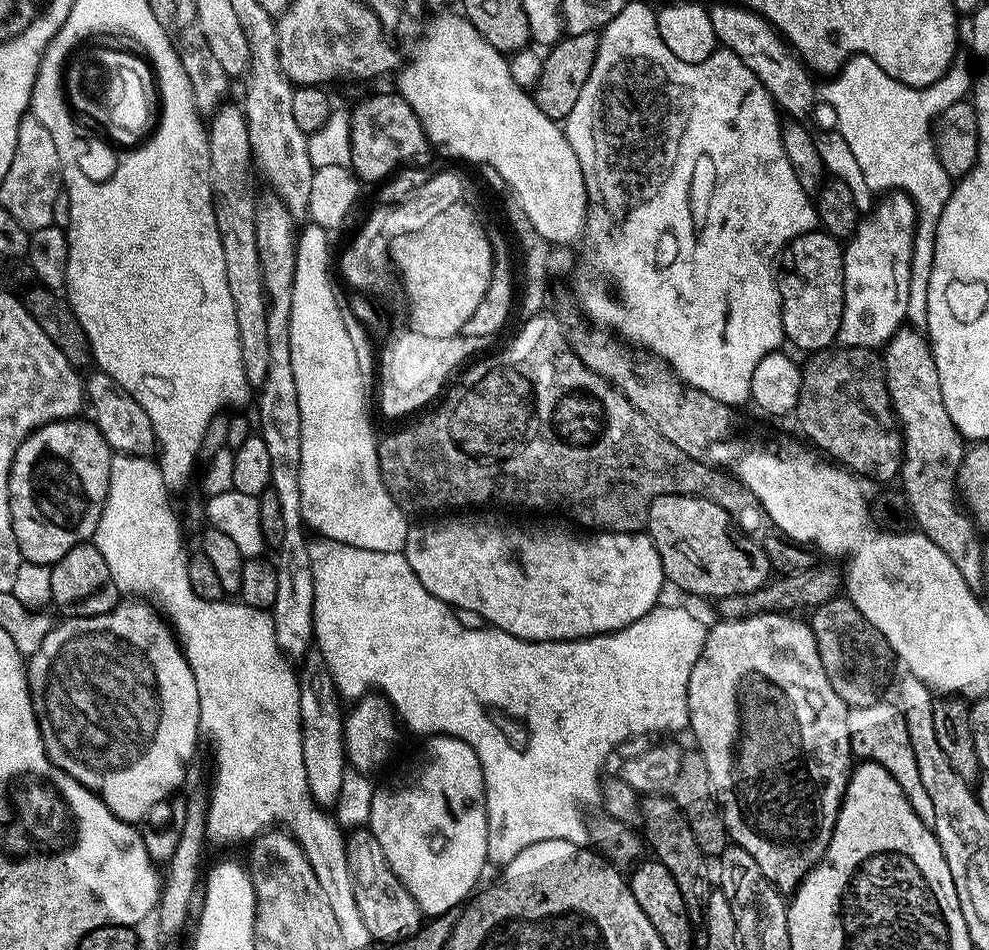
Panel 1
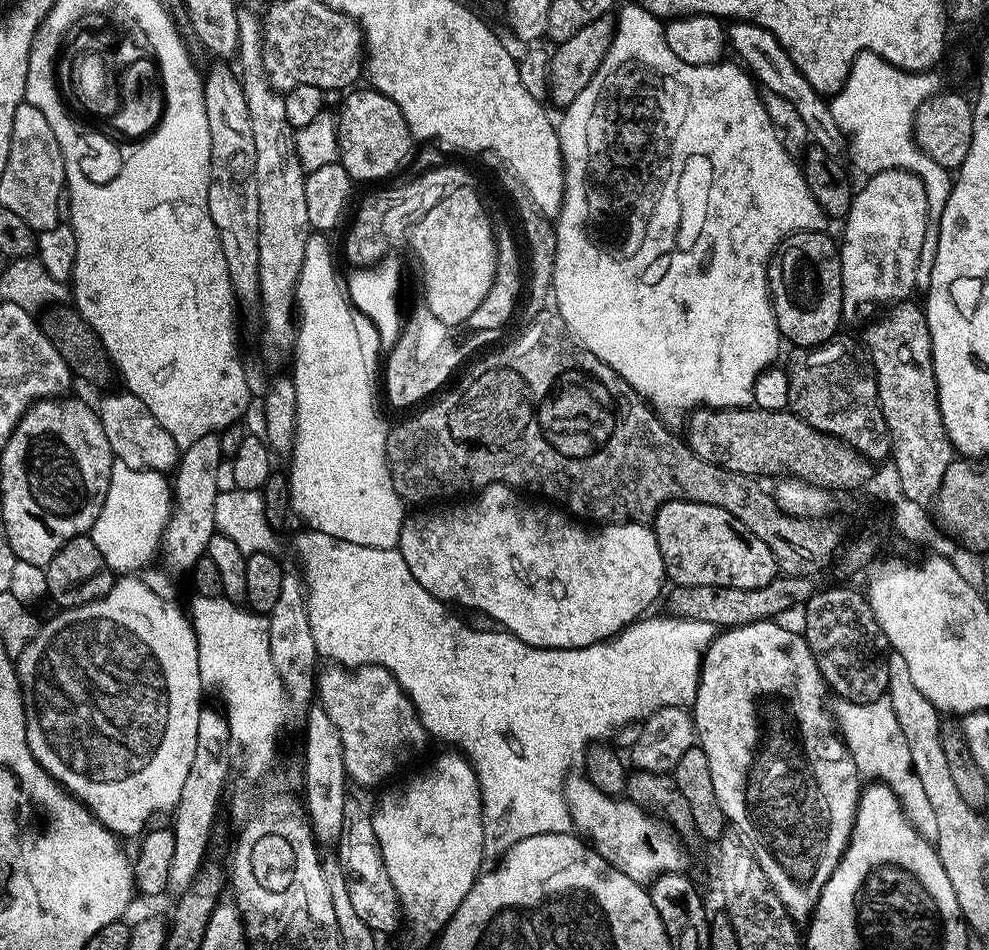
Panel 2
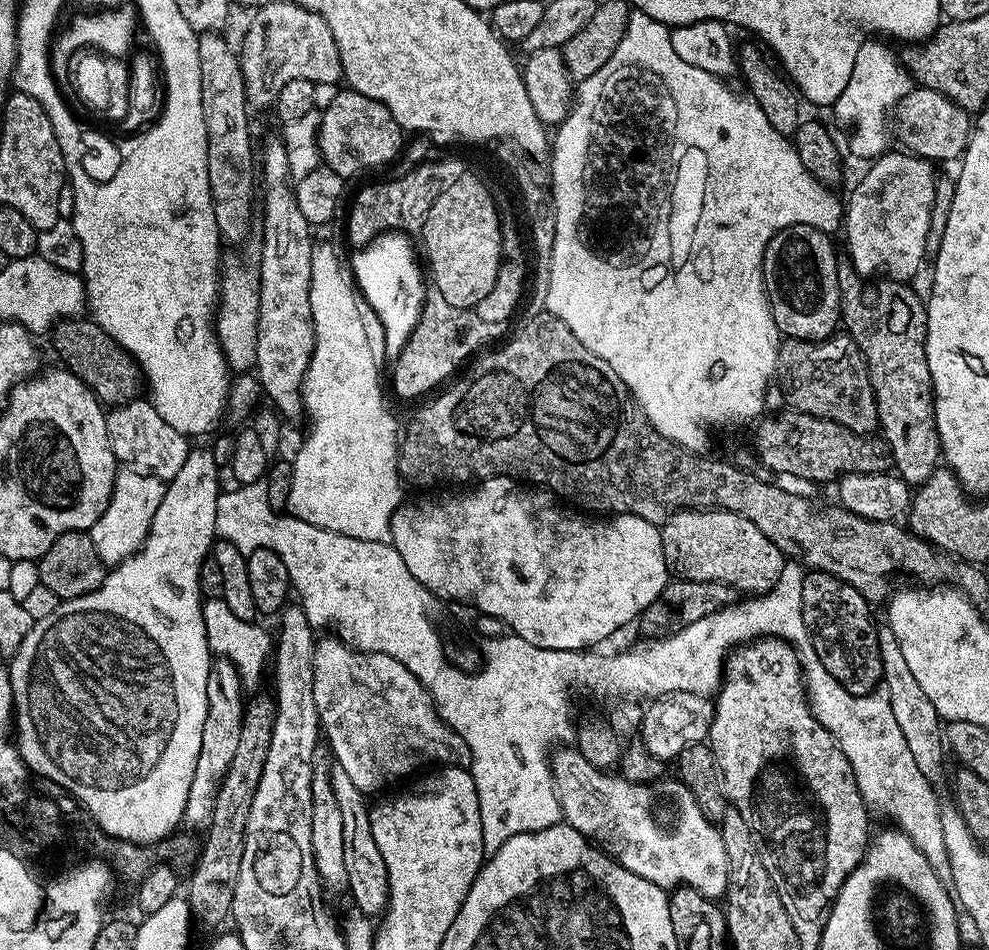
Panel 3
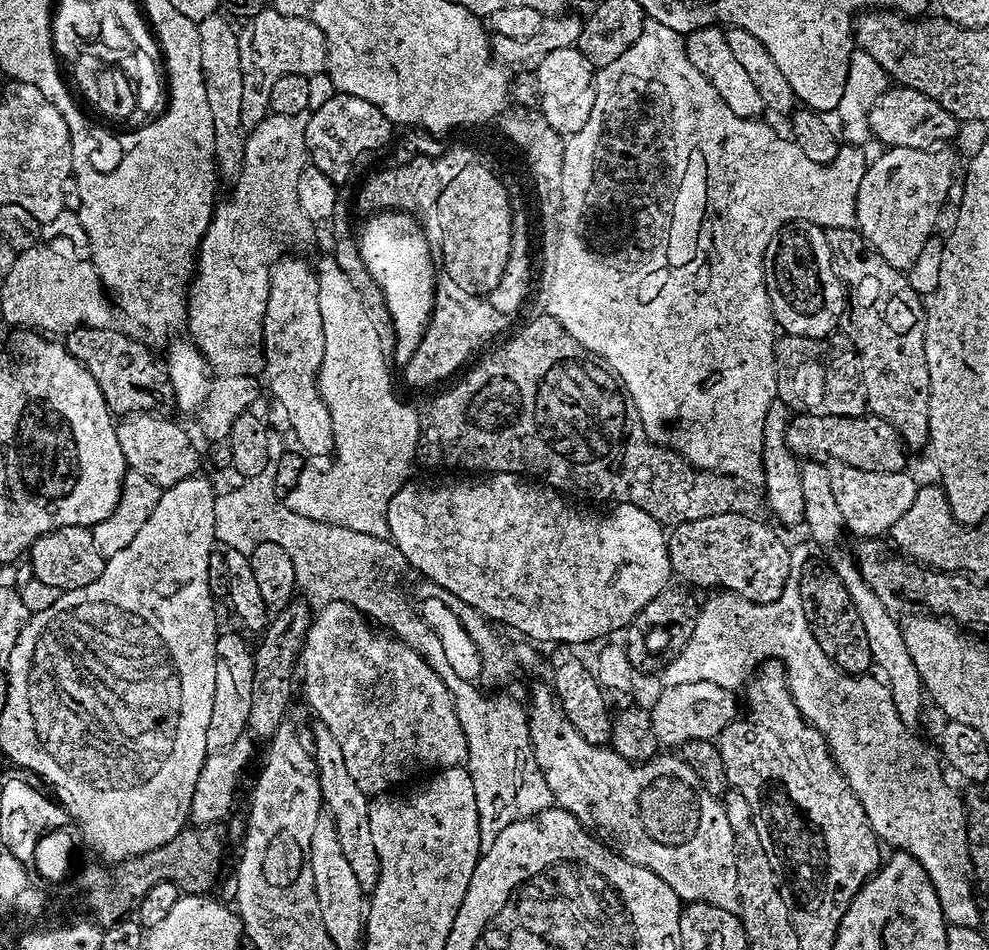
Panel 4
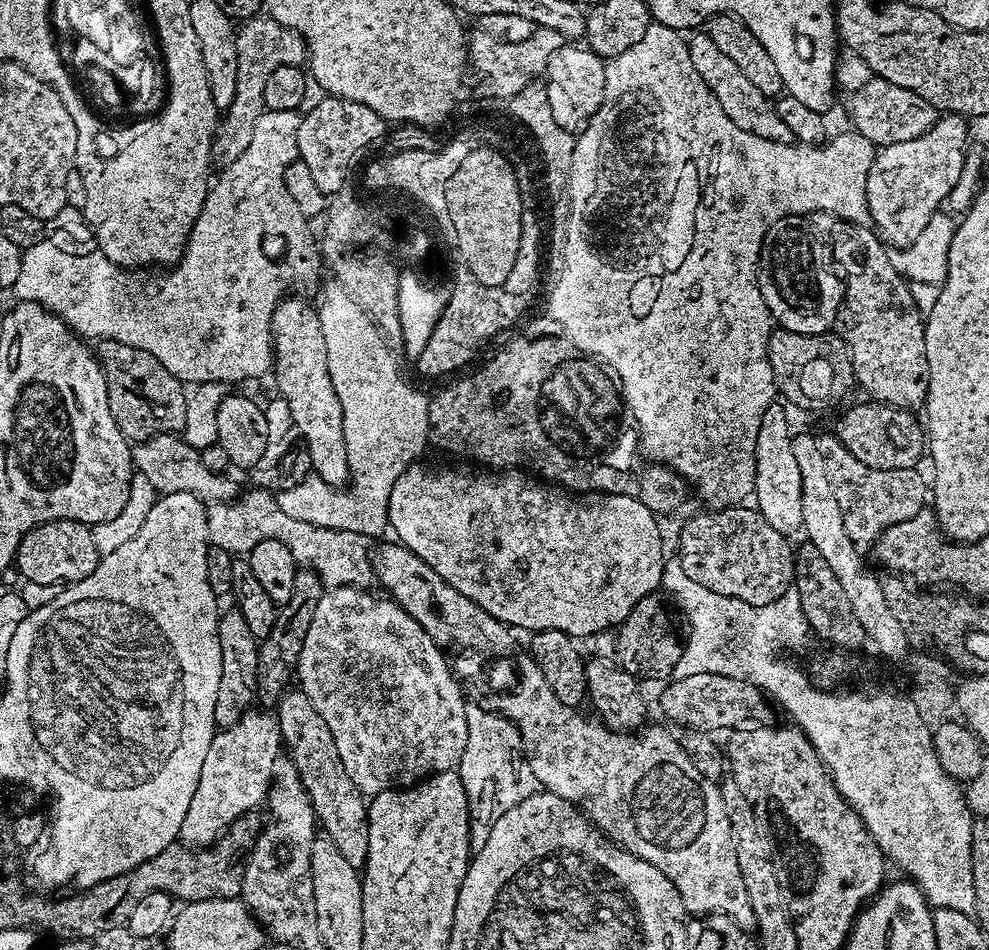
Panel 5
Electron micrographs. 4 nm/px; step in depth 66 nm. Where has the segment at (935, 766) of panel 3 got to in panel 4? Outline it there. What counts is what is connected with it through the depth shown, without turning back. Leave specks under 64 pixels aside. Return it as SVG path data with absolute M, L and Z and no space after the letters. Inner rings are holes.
M832 548L826 555L827 563L832 565L833 570L838 574L842 586L850 594L854 602L854 608L858 610L858 618L862 618L862 626L866 639L870 642L870 654L875 667L881 668L883 679L889 688L892 689L892 701L896 703L898 714L902 722L909 726L916 726L920 720L920 711L926 704L926 693L920 682L918 666L914 666L914 658L910 658L910 650L906 650L906 638L901 621L886 606L882 606L882 598L870 590L860 573L860 565L856 563L853 553L844 548ZM897 620L897 621L896 621Z

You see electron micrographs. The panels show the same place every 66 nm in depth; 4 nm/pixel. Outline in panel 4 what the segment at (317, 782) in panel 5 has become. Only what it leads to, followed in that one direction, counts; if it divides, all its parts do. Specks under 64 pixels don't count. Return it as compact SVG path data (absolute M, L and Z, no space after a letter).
M316 722L313 725L310 728L312 757L316 763L316 778L323 807L334 818L338 842L342 846L342 855L346 858L346 863L351 866L355 877L358 878L358 886L362 886L364 893L371 893L378 882L380 867L374 837L370 835L369 793L358 790L358 782L354 782L350 770L346 770L346 762L342 758L342 750L334 739L334 734L330 734L325 724Z

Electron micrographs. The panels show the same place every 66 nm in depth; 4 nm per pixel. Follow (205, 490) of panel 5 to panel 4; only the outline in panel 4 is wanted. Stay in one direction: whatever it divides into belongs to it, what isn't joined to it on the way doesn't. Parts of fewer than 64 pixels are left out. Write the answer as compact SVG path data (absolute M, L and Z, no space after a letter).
M133 414L116 424L118 446L122 446L124 460L131 470L137 471L163 490L197 475L196 460L192 457L192 440L180 424L167 420L164 414Z

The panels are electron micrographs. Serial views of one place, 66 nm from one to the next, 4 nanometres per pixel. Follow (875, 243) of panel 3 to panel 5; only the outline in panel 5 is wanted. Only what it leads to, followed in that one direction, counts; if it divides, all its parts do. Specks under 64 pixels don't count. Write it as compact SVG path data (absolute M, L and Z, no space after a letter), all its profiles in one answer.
M944 114L926 134L908 142L883 145L877 151L866 181L866 202L875 231L893 249L916 242L931 216L941 211L962 172L970 143L968 124L965 117Z

